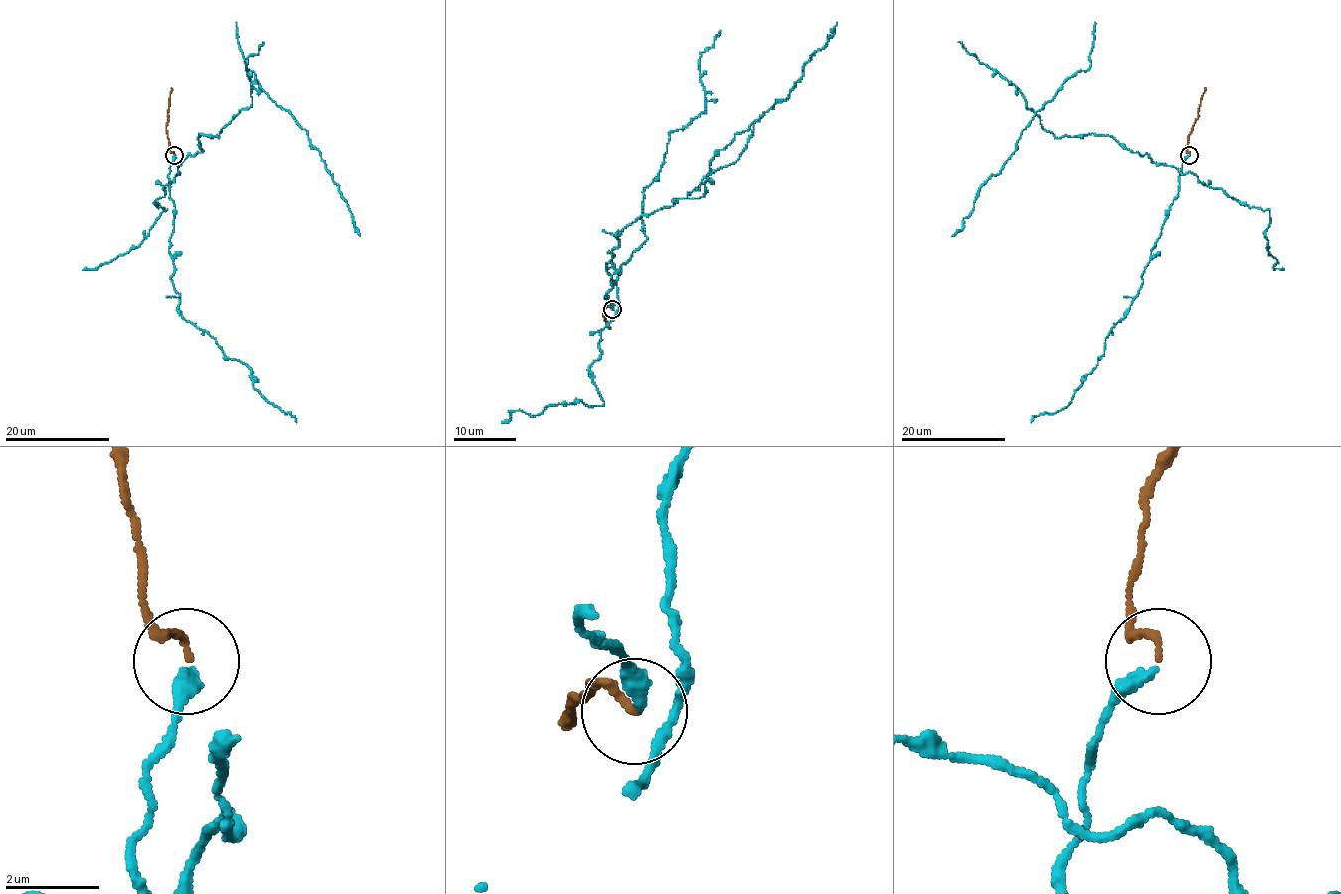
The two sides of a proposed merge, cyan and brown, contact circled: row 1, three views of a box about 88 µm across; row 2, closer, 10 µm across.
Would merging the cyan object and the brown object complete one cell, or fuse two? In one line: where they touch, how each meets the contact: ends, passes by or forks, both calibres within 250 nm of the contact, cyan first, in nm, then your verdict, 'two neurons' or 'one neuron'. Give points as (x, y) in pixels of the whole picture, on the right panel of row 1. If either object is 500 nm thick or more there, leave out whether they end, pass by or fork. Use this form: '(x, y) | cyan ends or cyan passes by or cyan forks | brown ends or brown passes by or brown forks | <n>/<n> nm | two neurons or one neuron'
(1189, 155) | cyan ends | brown ends | 320/140 nm | one neuron

